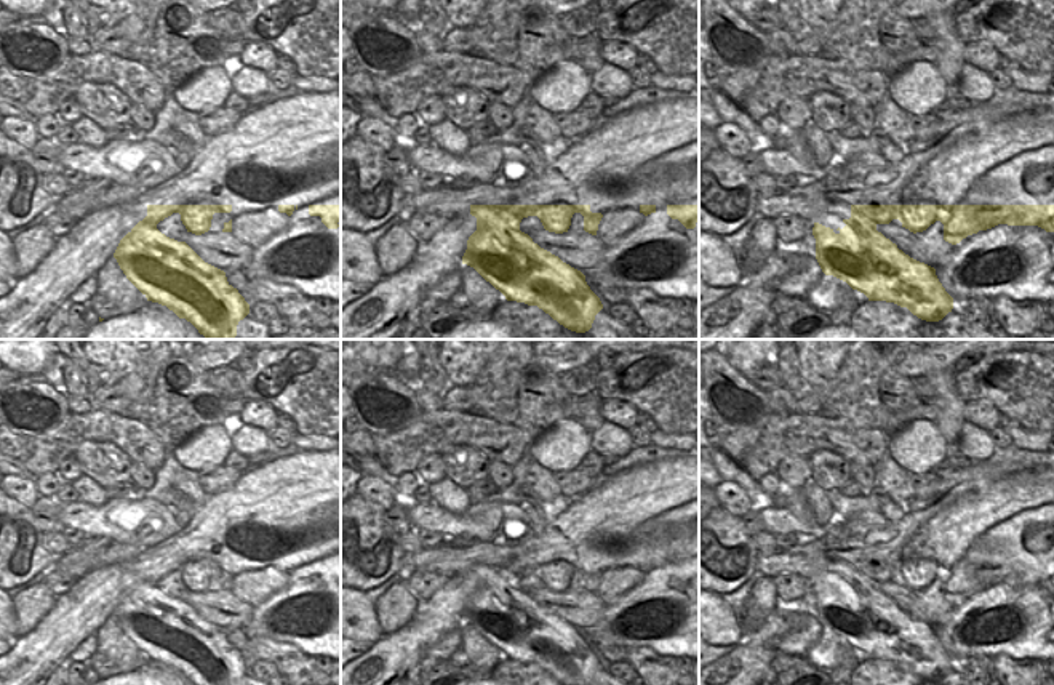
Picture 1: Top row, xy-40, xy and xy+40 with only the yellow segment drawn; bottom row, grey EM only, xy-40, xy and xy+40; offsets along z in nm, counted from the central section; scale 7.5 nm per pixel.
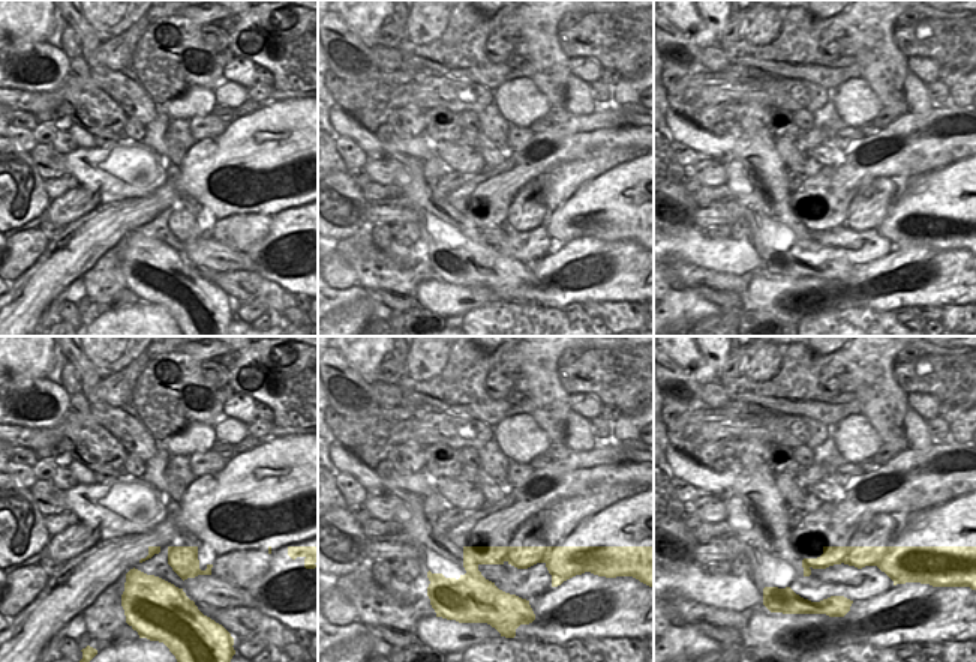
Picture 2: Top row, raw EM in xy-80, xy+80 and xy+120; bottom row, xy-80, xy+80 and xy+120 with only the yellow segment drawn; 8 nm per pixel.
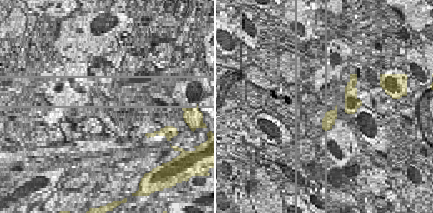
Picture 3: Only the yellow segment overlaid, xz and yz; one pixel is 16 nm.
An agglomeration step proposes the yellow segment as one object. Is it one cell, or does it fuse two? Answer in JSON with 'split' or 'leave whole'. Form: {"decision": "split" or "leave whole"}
{"decision": "split"}

